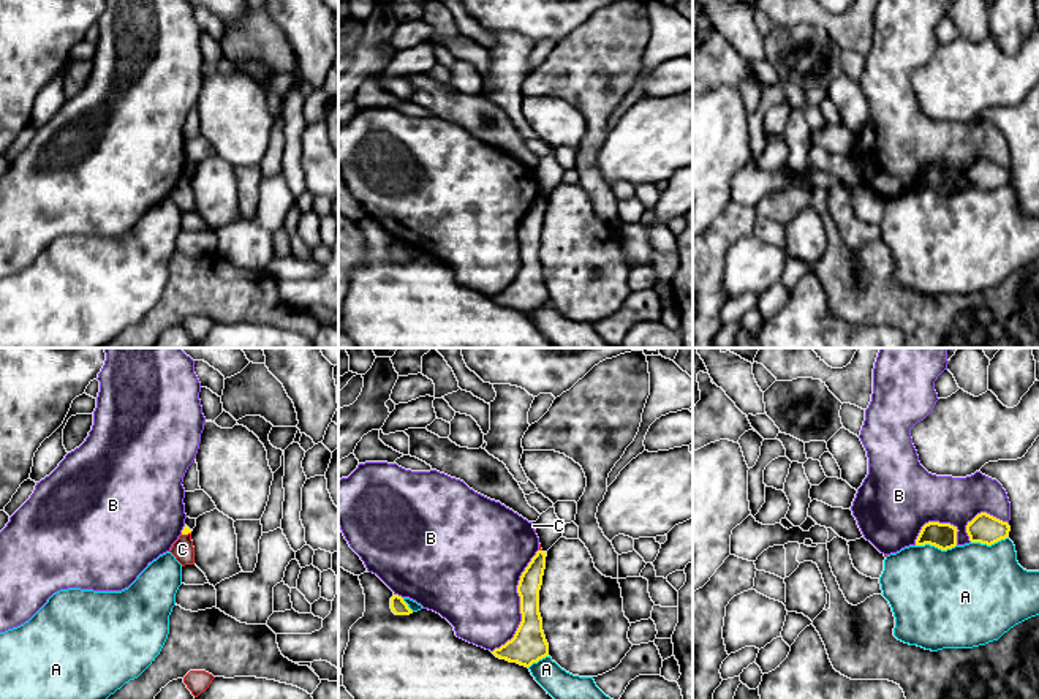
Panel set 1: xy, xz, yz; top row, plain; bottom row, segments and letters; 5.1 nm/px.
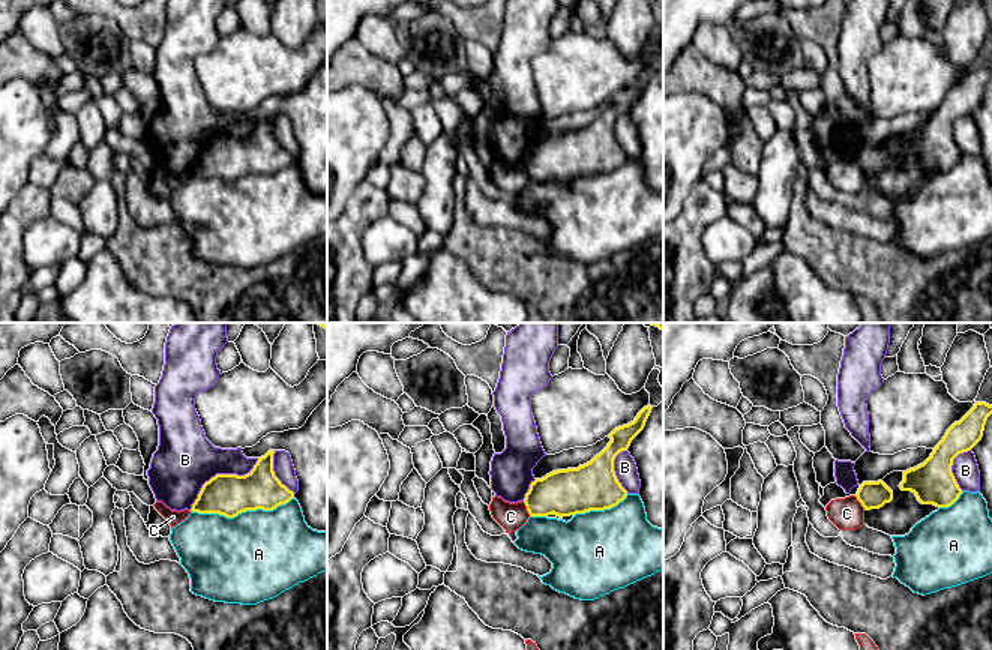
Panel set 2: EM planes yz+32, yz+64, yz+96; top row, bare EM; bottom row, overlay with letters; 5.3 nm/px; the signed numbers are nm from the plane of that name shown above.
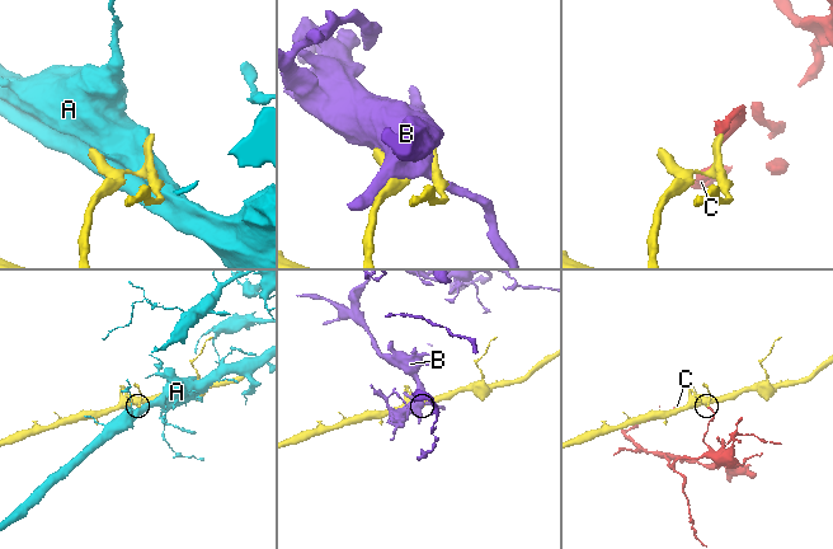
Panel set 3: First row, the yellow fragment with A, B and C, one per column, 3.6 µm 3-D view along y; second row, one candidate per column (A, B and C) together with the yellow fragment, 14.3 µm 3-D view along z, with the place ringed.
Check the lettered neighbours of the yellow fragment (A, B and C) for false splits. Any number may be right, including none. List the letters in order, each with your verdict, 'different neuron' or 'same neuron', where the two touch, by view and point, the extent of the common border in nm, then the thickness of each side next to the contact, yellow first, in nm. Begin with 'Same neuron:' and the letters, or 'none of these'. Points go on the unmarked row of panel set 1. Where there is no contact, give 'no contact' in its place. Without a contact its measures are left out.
Same neuron: none of these
A: different neuron | yz (936, 192) | 200 nm | 130/460 nm
B: different neuron | xz (521, 249) | 600 nm | 180/440 nm
C: different neuron | xy (185, 179) | 50 nm | 40/110 nm

